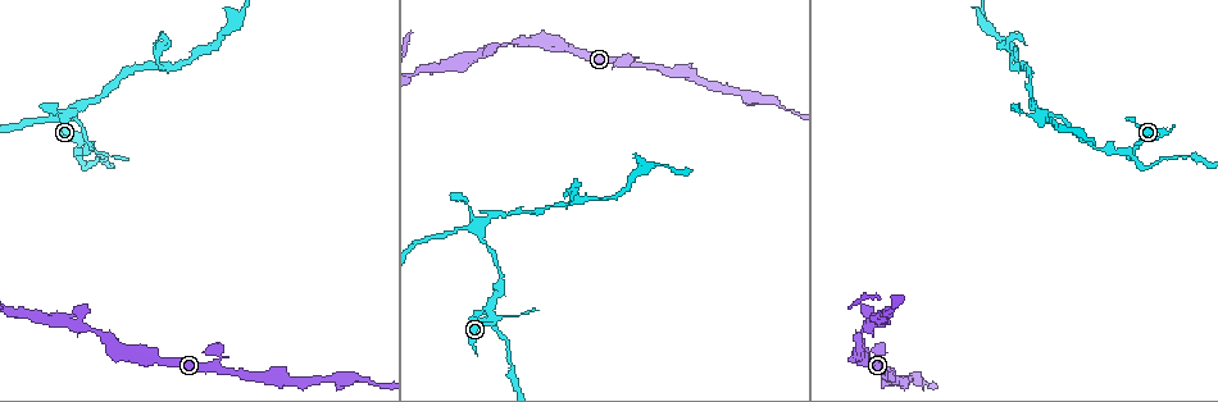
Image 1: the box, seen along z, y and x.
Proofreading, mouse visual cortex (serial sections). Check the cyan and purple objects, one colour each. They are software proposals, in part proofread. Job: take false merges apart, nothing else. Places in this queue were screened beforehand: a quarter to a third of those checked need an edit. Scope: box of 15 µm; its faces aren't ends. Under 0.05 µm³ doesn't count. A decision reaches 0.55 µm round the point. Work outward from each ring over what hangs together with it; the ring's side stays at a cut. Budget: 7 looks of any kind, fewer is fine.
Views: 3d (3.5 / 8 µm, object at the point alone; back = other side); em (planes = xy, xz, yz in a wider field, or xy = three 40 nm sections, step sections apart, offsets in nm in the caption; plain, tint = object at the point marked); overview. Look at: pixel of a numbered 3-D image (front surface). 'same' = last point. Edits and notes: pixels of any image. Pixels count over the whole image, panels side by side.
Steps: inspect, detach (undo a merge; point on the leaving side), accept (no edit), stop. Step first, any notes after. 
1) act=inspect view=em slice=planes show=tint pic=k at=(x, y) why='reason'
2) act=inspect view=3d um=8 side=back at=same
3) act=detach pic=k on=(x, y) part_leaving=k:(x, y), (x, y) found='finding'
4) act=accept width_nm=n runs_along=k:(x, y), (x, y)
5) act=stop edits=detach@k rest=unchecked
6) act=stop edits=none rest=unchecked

act=inspect view=3d um=3.5 pic=1 at=(1130, 151) why='a fork'

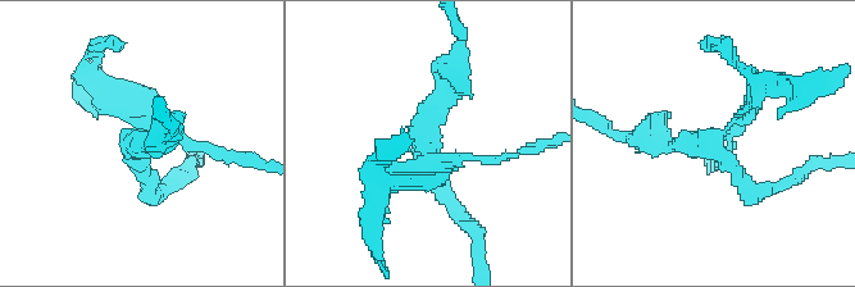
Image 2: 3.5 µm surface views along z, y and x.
act=inspect view=em slice=xy step=2 show=tint pic=2 at=(714, 145)

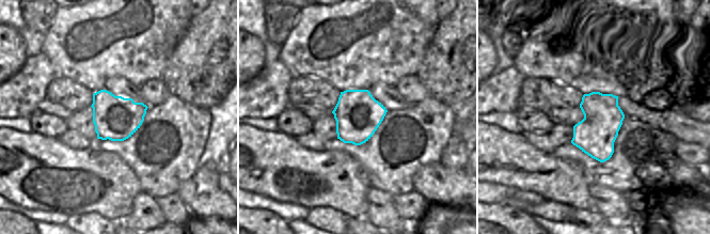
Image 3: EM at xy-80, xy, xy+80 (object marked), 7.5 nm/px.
act=accept runs_along=2:(405, 183), (453, 68) found='all the same cell'

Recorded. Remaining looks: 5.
act=inspect view=3d um=3.5 pic=1 at=(65, 116) why='abrupt turn'

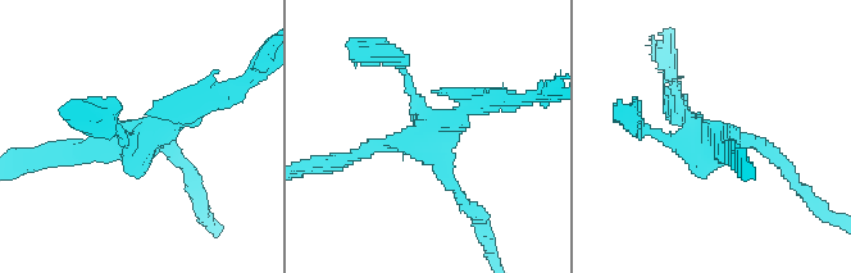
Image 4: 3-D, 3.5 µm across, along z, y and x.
act=inspect view=em slice=xy step=5 show=tint pic=4 at=(428, 142) arms=4 arm_widths_nm=150,150,200,250

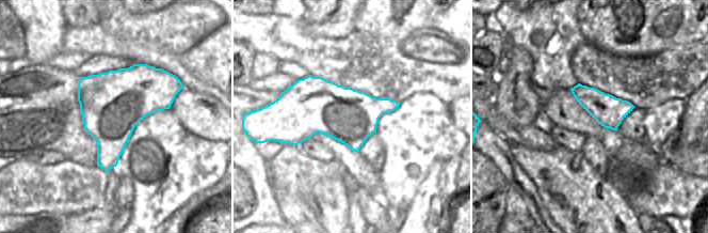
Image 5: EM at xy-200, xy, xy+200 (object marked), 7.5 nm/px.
act=accept runs_along=4:(781, 160), (749, 140), (709, 144), (677, 105) found='all the same cell'

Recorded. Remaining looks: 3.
act=inspect view=3d um=8 pic=1 at=(580, 202) why='three arms meet'

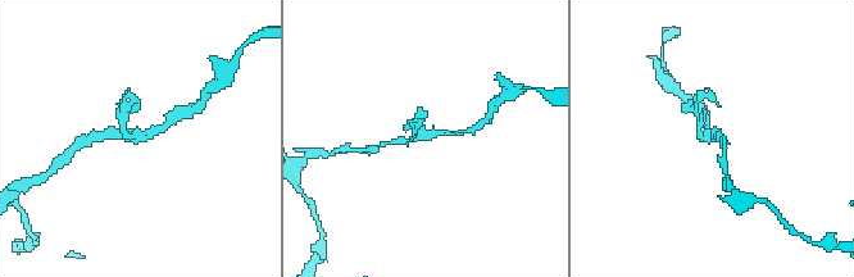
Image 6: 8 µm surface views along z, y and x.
act=inspect view=3d um=3.5 pic=6 at=(709, 135)

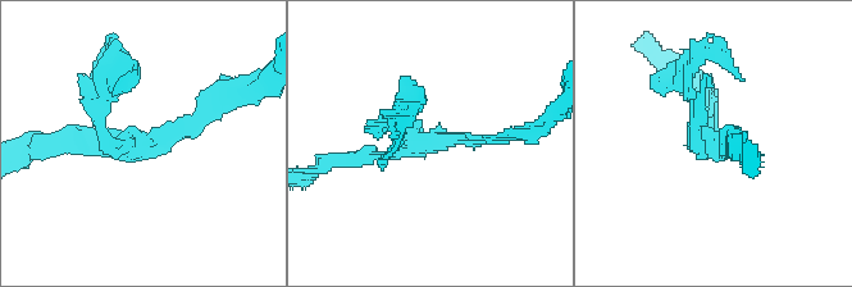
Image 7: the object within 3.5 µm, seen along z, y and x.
act=inspect view=em slice=xy step=3 show=tint pic=7 at=(131, 147) arms=3 arm_widths_nm=100,150,200

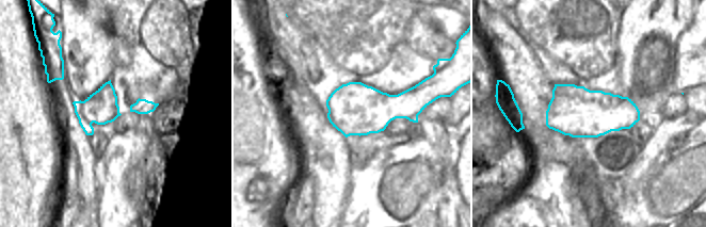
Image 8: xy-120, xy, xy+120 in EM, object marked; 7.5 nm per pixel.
act=accept runs_along=7:(49, 141), (147, 145), (210, 114) found='all the same cell'

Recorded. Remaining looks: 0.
act=stop edits=none rest=unchecked

